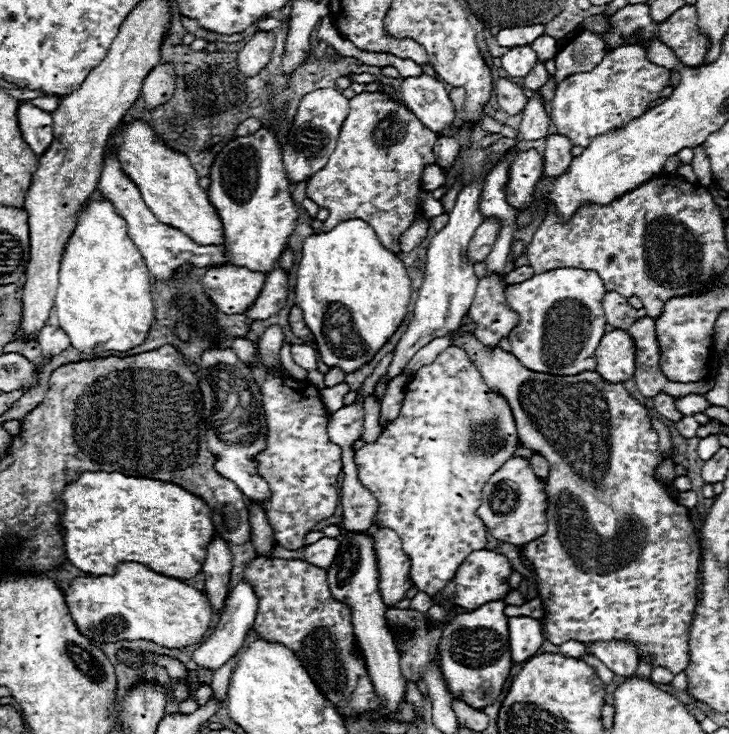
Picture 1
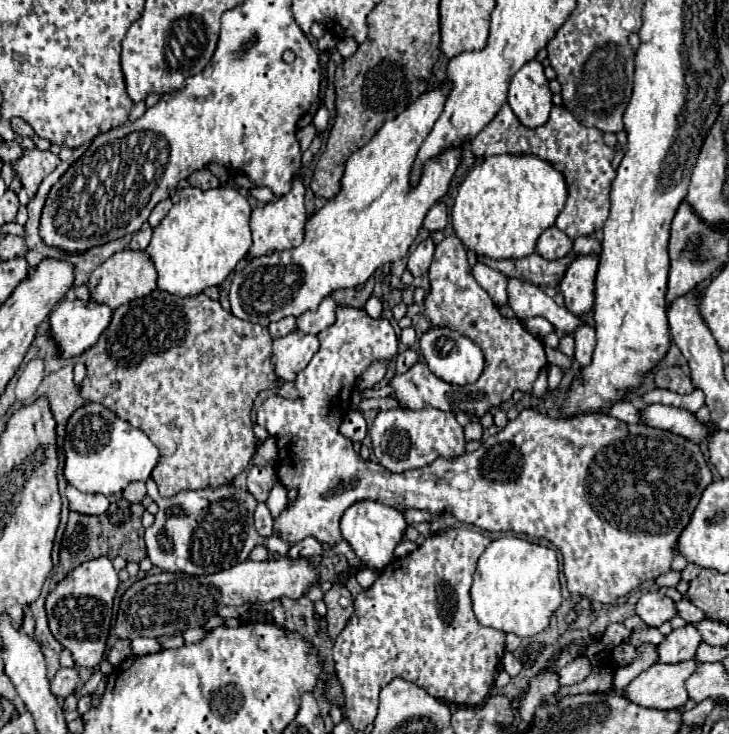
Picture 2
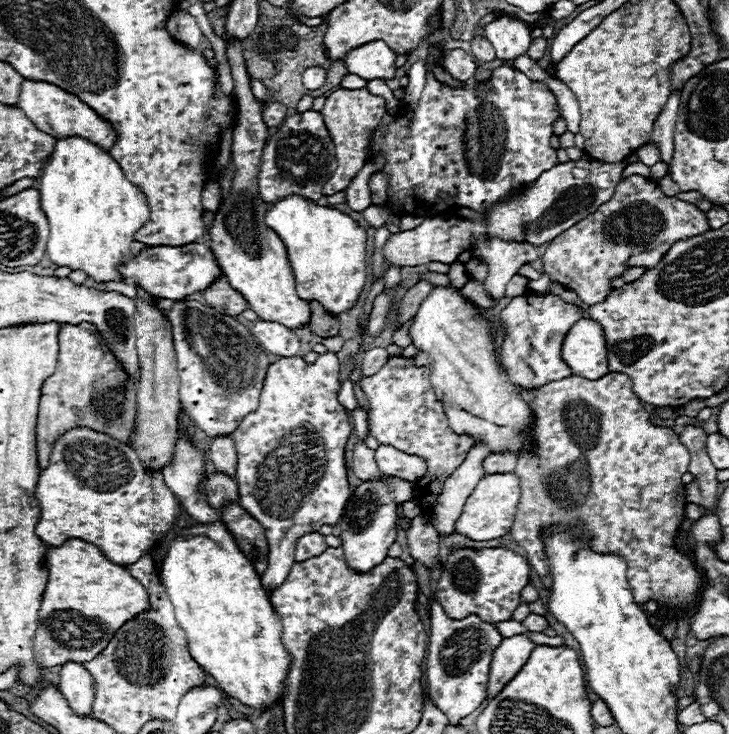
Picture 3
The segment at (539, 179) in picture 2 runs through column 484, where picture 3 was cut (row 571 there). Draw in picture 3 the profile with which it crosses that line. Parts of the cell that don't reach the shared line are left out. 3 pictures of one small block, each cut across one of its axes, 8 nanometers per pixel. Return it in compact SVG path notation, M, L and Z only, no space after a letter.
M222 520L212 524L192 524L170 538L166 556L160 566L160 580L174 606L176 620L186 634L192 658L218 682L218 686L232 698L254 710L260 710L276 700L282 700L290 656L282 646L282 624L272 608L268 594L262 588L260 574L252 562L242 554L234 536Z

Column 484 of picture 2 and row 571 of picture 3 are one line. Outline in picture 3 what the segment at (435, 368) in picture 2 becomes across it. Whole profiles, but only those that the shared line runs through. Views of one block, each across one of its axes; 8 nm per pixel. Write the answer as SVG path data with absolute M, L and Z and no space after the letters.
M398 476L374 482L366 480L352 492L340 520L344 558L348 560L350 568L356 568L358 572L368 572L368 568L374 568L376 564L380 564L380 560L388 556L388 548L390 544L396 542L398 536L398 506L412 498L414 498L414 484Z

